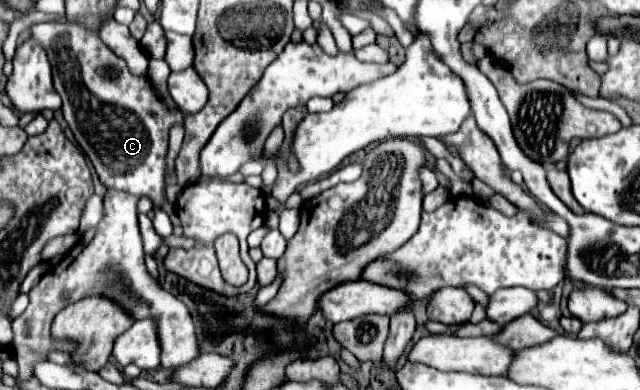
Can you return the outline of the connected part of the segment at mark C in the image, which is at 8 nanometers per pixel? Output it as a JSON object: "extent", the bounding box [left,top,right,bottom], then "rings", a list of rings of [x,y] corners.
{"extent":[30,23,184,215],"rings":[[[36,23],[30,27],[30,35],[46,47],[48,61],[52,65],[54,89],[62,97],[62,113],[72,129],[78,145],[92,161],[100,183],[106,189],[118,189],[132,193],[136,197],[150,197],[154,207],[160,207],[168,215],[174,213],[174,207],[166,201],[164,181],[166,181],[166,151],[168,151],[168,131],[174,123],[184,121],[184,113],[180,109],[166,107],[164,101],[156,95],[152,83],[144,75],[134,75],[126,61],[114,51],[110,51],[102,39],[78,23]]]}

